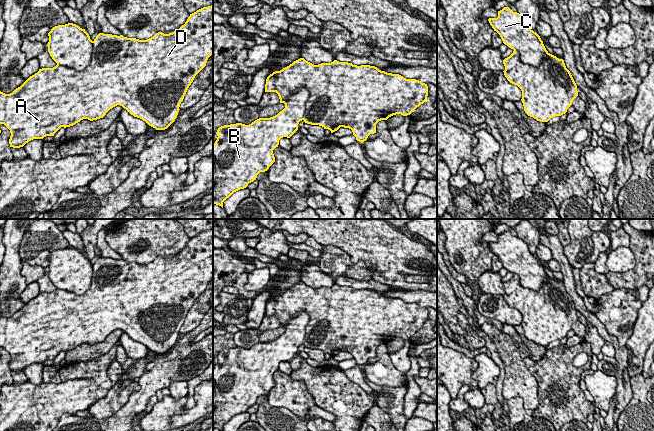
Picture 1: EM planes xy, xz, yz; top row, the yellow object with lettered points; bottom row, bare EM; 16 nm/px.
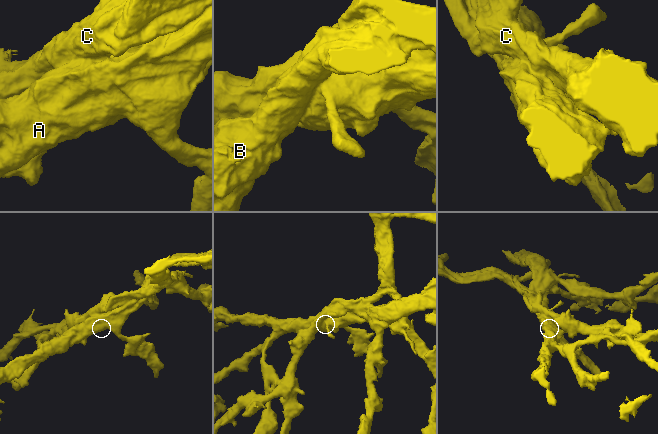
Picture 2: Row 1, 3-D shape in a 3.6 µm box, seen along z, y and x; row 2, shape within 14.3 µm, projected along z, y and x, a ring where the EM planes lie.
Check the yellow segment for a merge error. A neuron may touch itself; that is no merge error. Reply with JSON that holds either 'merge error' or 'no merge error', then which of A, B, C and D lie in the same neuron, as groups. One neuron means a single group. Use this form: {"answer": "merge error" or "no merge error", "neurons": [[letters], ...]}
{"answer": "merge error", "neurons": [["A", "D"], ["B", "C"]]}

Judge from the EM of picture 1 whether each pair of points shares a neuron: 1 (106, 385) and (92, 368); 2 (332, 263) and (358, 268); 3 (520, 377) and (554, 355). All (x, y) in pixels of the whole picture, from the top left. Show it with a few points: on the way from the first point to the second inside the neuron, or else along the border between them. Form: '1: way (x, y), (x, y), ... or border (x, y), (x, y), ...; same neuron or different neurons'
1: way (103, 381), (96, 372); same neuron
2: way (338, 263), (345, 268), (352, 268); same neuron
3: border (522, 359), (537, 382), (538, 393); different neurons

